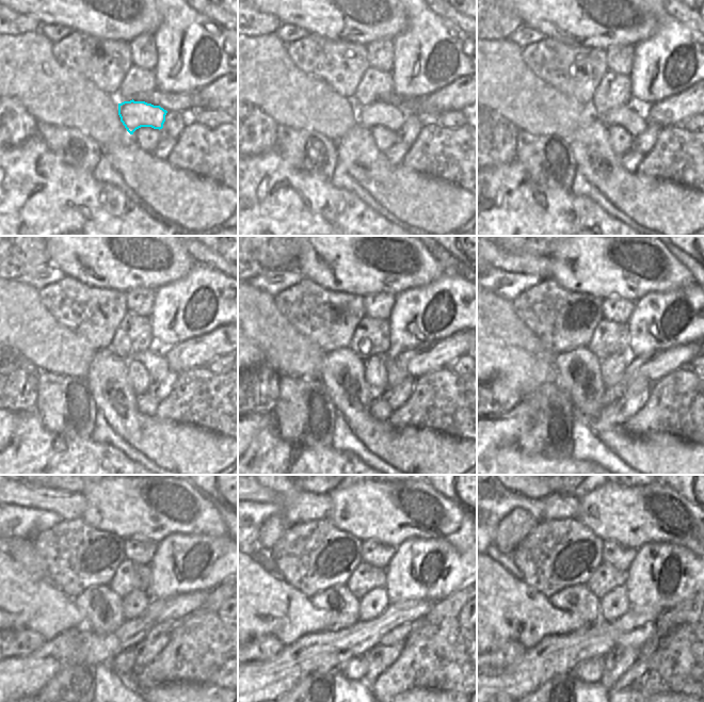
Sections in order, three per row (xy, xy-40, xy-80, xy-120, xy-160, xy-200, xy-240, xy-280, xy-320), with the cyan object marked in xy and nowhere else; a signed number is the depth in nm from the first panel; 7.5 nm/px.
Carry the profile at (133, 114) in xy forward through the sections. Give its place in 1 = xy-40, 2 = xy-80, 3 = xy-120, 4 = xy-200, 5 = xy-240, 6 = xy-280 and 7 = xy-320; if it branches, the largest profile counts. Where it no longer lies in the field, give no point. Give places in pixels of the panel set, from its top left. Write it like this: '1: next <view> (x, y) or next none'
1: next xy-40 (389, 114)
2: next xy-80 (632, 118)
3: next xy-120 (155, 363)
4: next xy-200 (640, 383)
5: next xy-240 (163, 627)
6: next xy-280 (399, 634)
7: next xy-320 (635, 638)

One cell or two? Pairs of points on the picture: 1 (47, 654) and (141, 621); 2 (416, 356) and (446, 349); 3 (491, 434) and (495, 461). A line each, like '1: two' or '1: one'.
1: one
2: one
3: two

